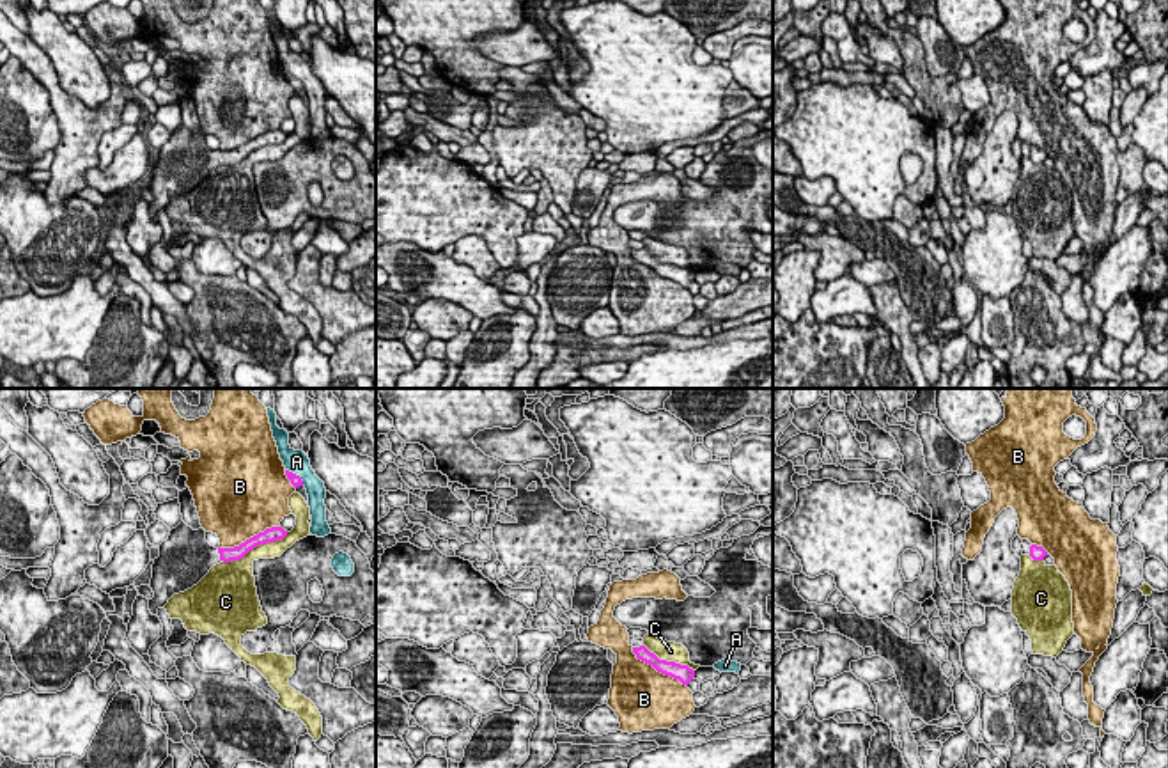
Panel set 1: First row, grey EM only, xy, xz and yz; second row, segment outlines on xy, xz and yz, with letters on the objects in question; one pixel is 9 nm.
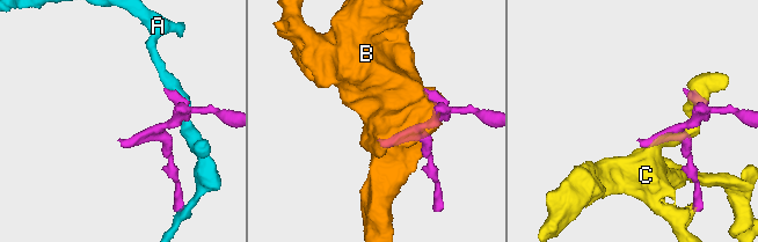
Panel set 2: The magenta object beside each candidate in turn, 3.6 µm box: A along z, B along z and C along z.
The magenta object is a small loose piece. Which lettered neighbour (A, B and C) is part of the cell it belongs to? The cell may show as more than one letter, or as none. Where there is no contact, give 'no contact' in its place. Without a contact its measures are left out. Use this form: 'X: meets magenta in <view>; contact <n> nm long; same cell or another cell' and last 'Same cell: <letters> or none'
A: meets magenta in xy; contact 240 nm long; another cell
B: meets magenta in xy; contact 600 nm long; another cell
C: meets magenta in xy; contact 650 nm long; another cell
Same cell: none

